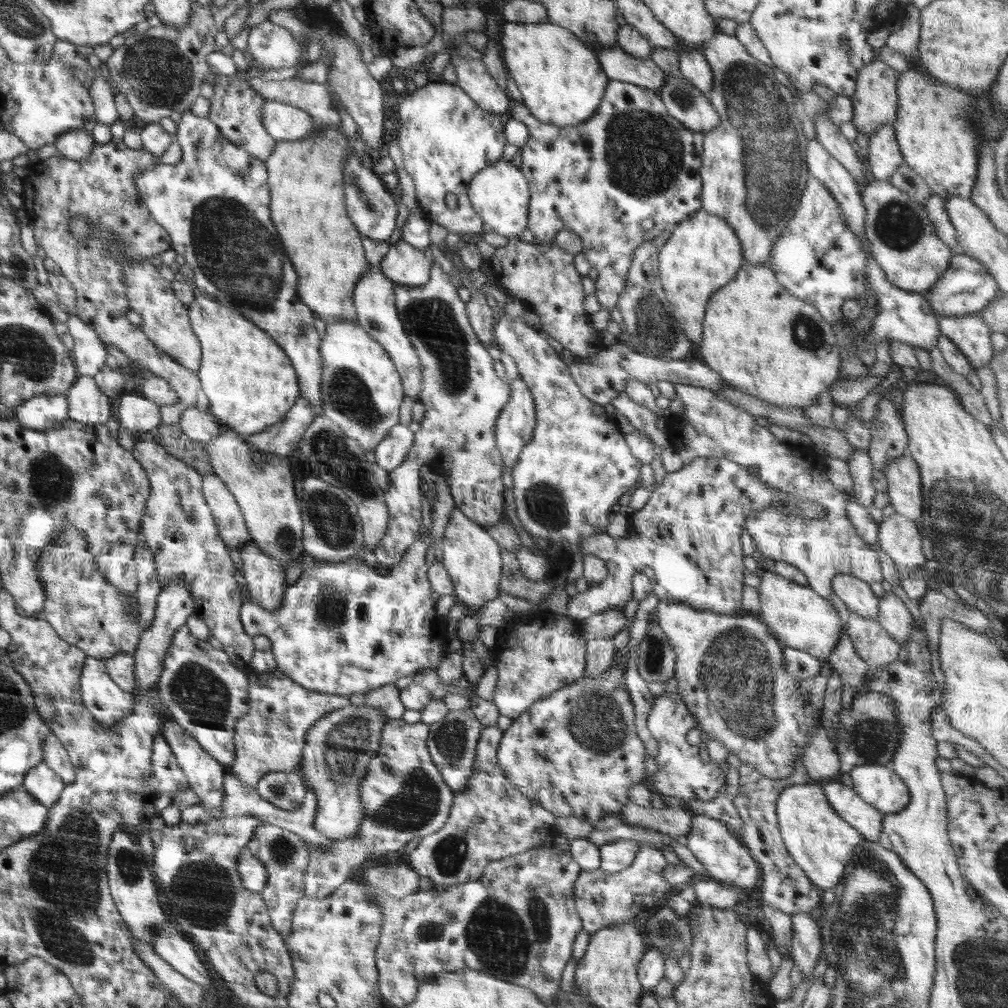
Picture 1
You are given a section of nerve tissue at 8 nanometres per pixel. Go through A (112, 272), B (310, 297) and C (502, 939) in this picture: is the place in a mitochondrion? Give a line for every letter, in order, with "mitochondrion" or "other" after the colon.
A: mitochondrion
B: other
C: mitochondrion

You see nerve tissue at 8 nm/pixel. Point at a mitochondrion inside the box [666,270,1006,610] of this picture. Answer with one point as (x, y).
(806, 333)

